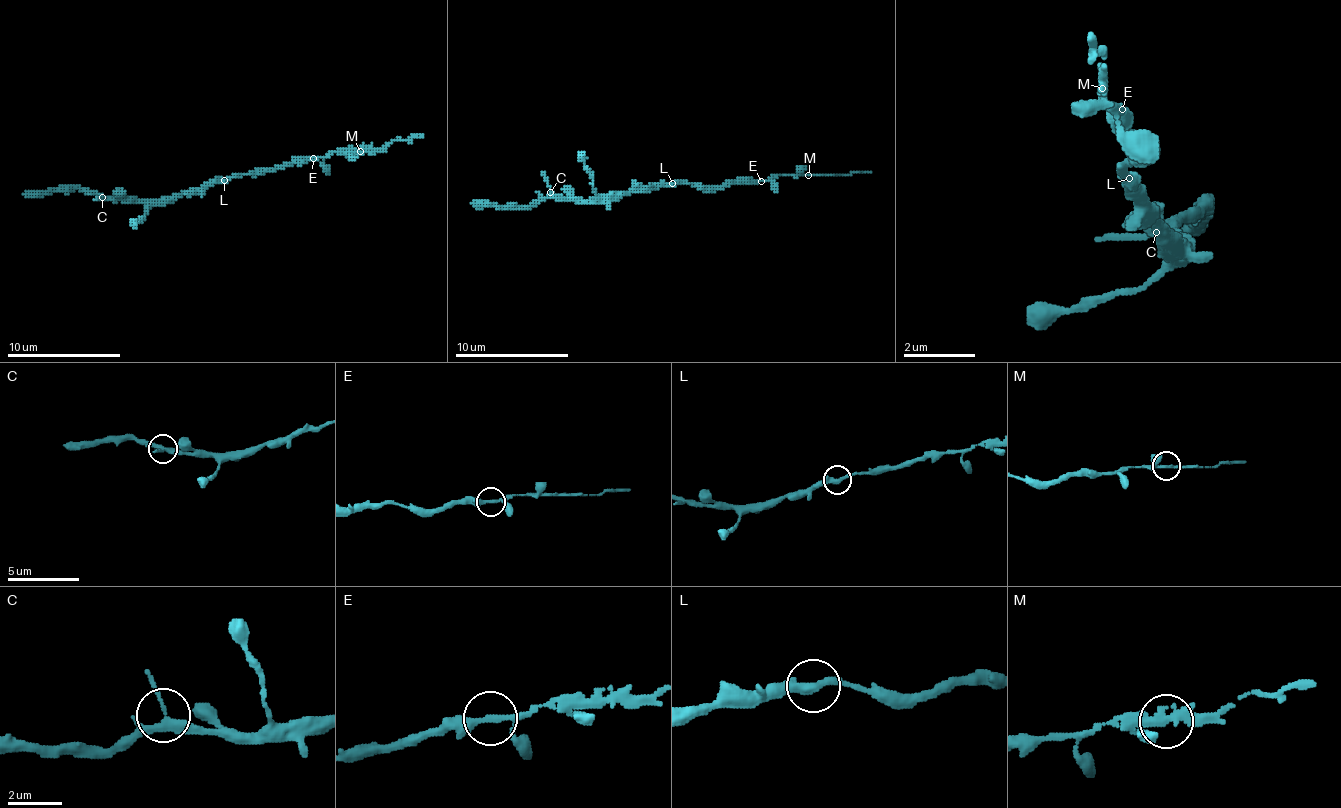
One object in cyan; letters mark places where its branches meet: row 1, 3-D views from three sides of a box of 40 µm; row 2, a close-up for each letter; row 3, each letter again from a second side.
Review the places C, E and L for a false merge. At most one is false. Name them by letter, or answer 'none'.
none

